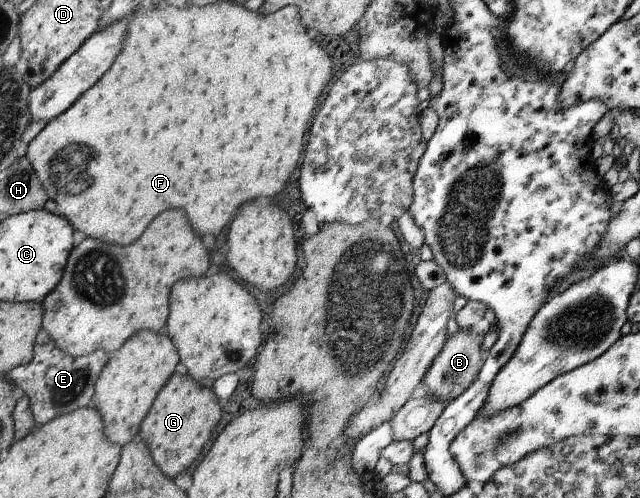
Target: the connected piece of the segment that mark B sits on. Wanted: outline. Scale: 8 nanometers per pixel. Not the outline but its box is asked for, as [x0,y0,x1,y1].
[423,328,486,404]

